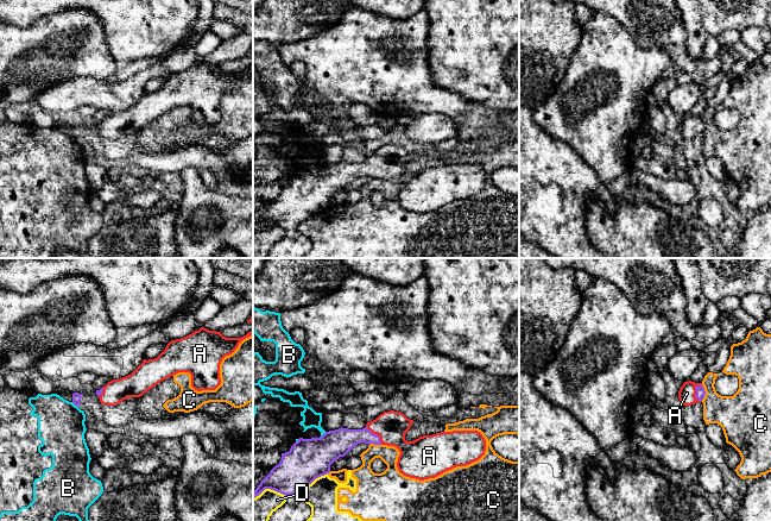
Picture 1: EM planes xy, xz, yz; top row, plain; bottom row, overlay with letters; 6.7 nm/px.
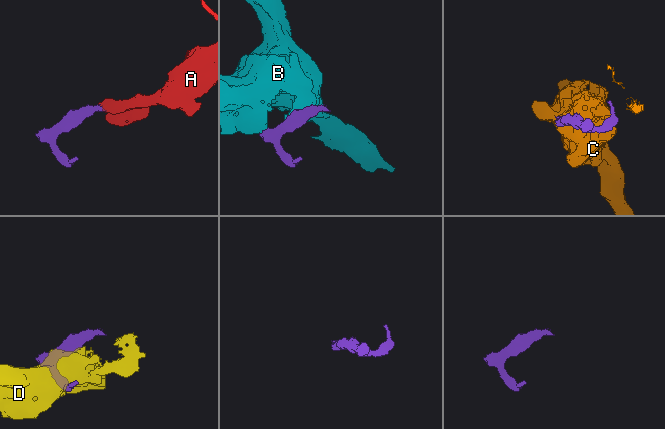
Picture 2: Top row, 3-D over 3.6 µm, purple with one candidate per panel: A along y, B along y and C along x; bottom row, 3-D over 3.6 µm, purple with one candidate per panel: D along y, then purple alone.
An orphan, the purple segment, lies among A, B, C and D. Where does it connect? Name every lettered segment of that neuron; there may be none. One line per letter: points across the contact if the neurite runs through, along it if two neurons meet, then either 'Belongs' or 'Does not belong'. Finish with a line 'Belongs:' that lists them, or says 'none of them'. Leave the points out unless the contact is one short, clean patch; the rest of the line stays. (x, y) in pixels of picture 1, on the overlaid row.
A: Path across: xz (340, 441), (352, 437), (375, 434), (391, 426). Belongs
B: Boundary: xy (71, 402), (77, 407). Does not belong
C: Does not belong
D: Does not belong
Belongs: A

